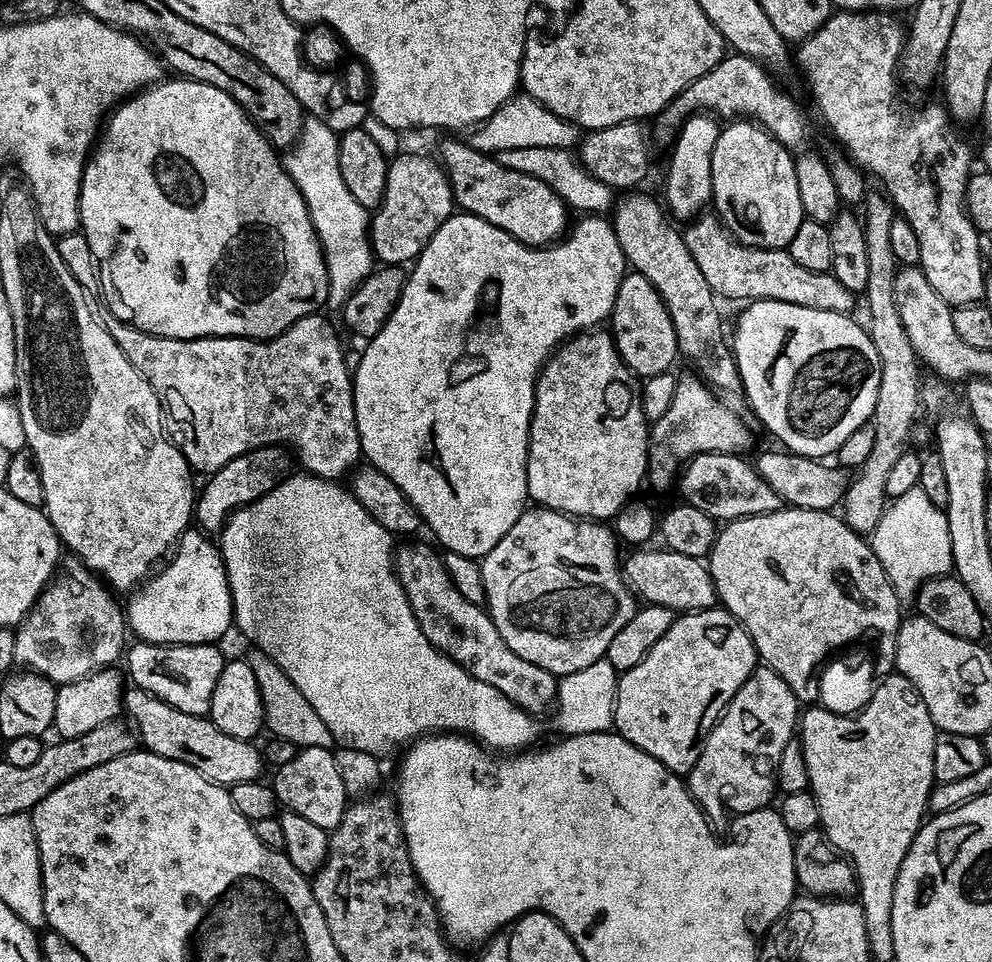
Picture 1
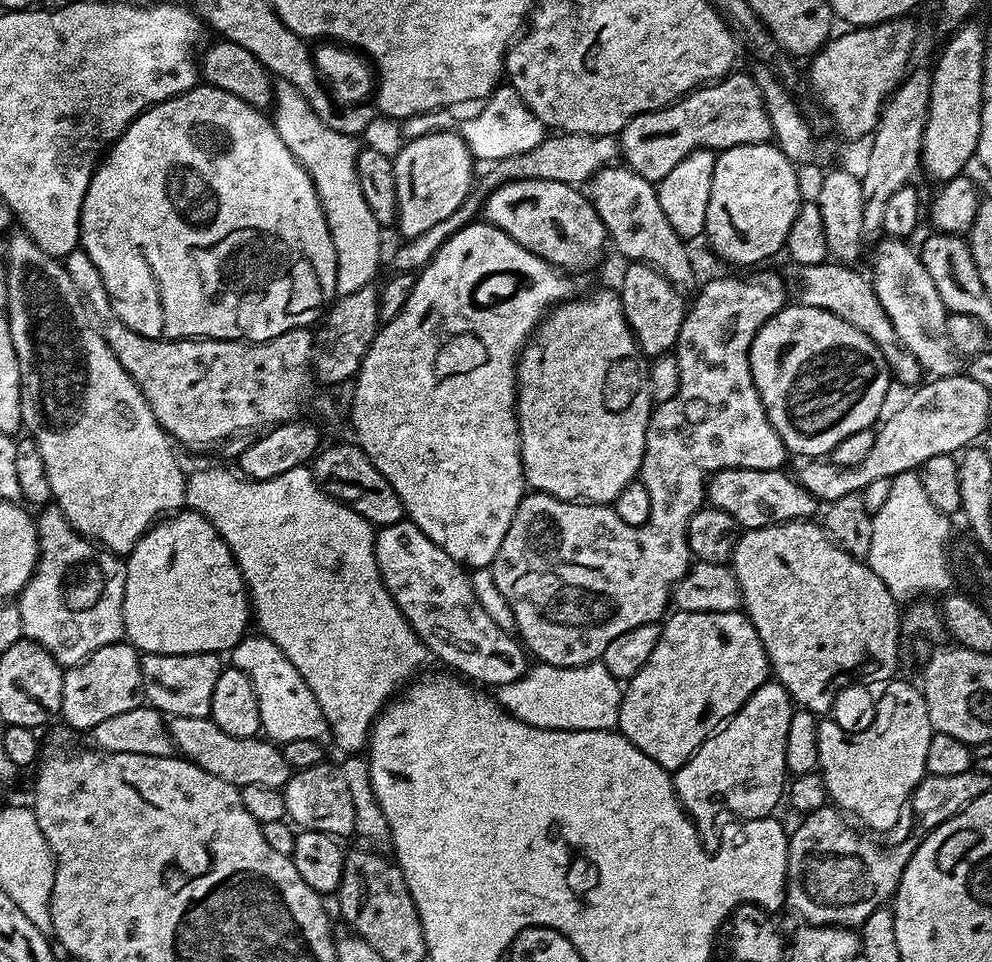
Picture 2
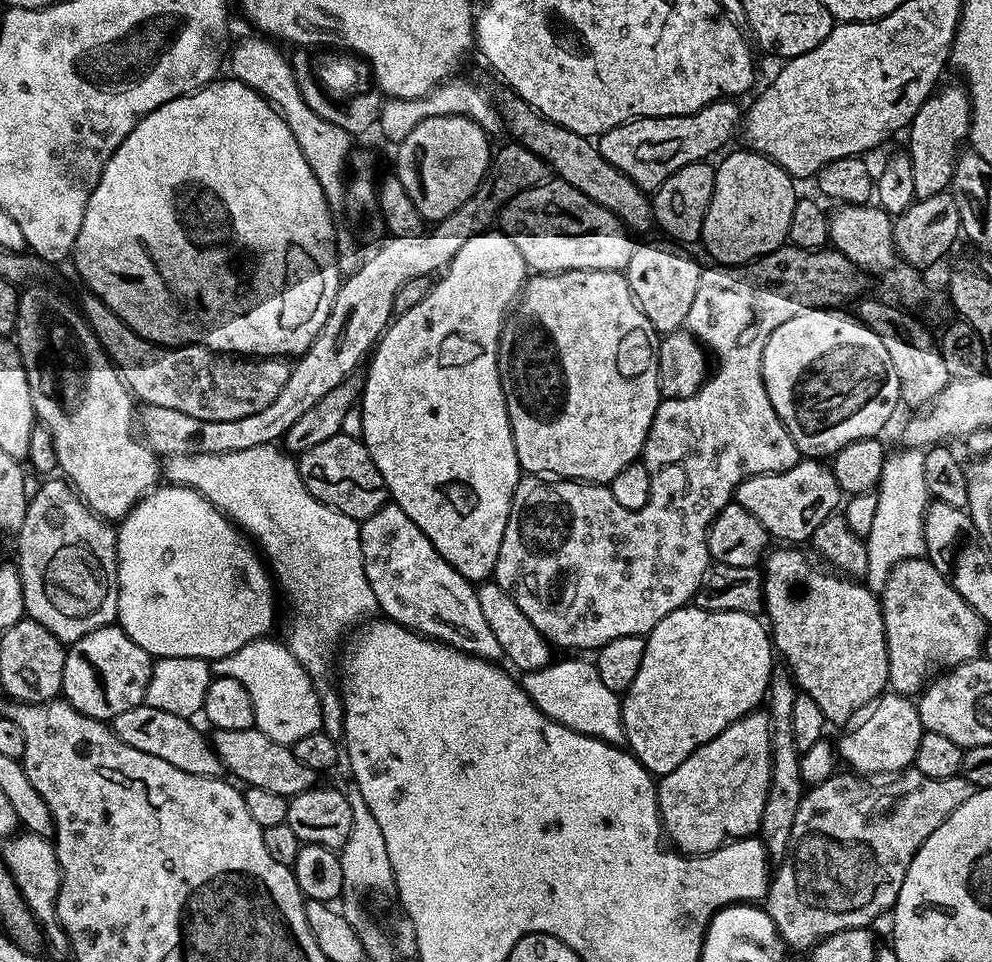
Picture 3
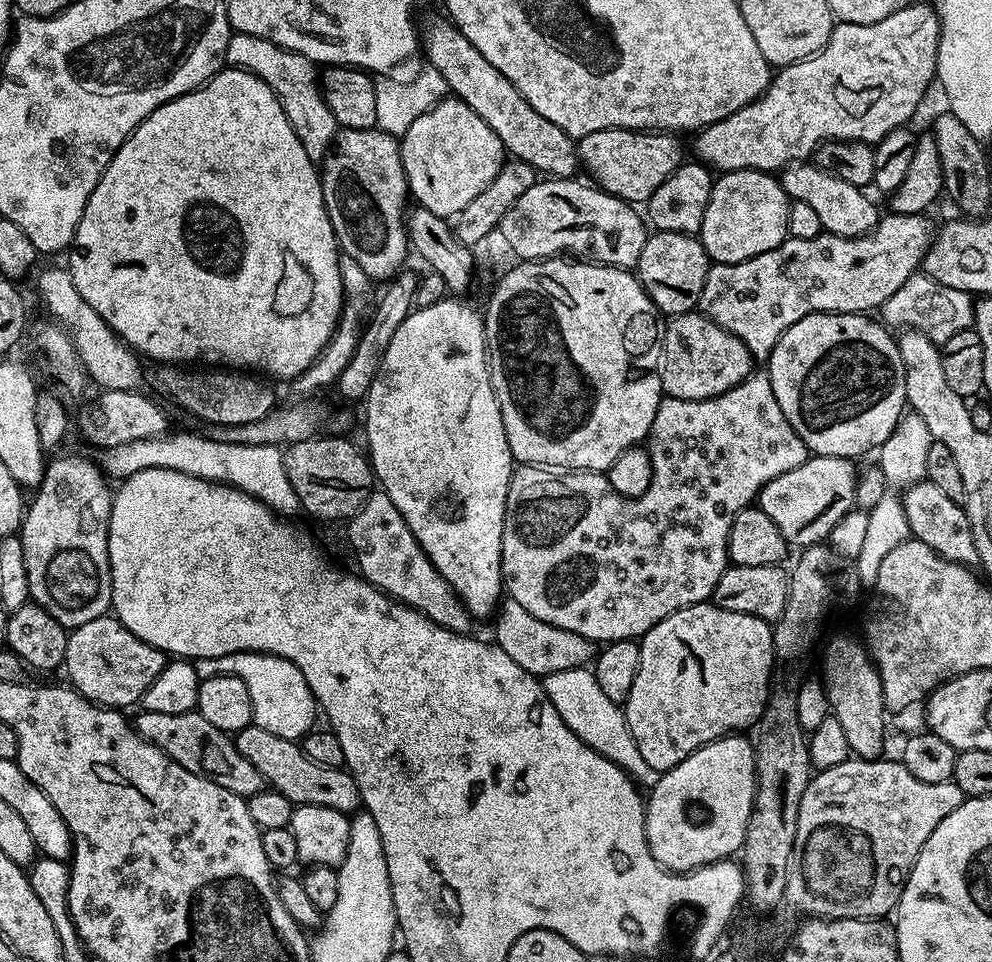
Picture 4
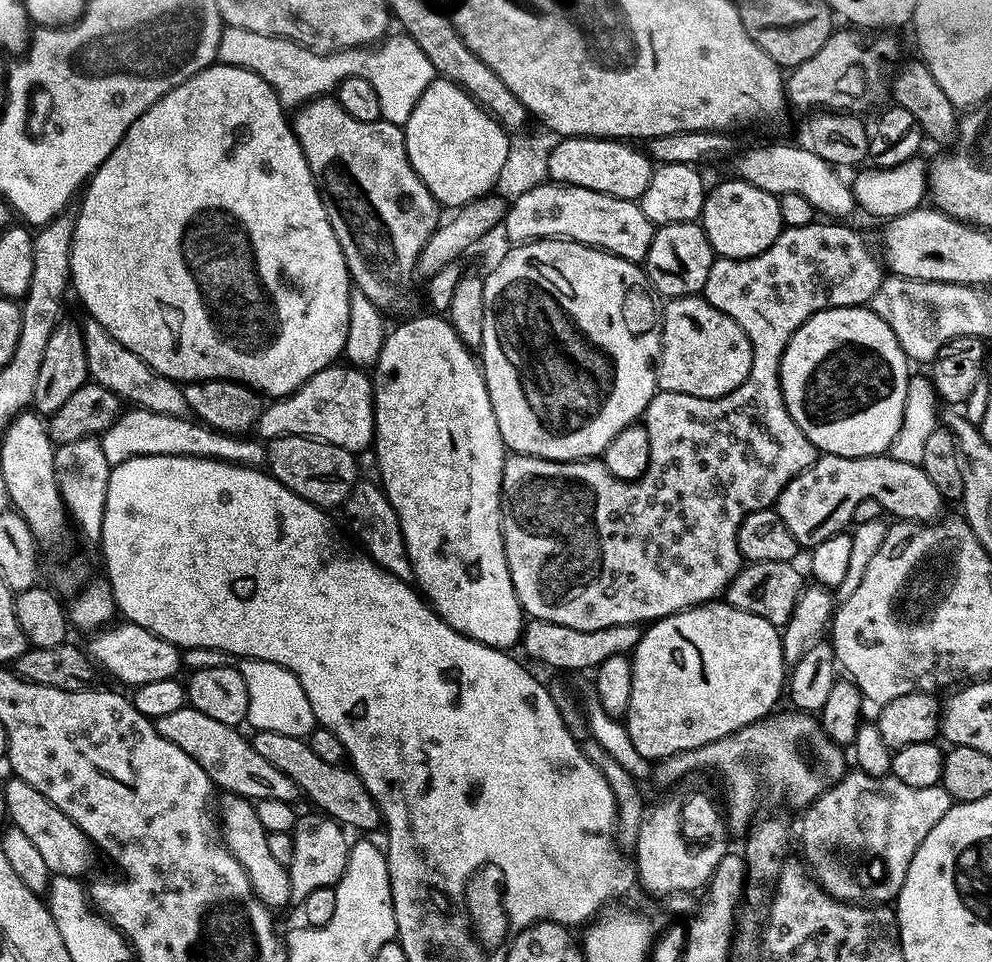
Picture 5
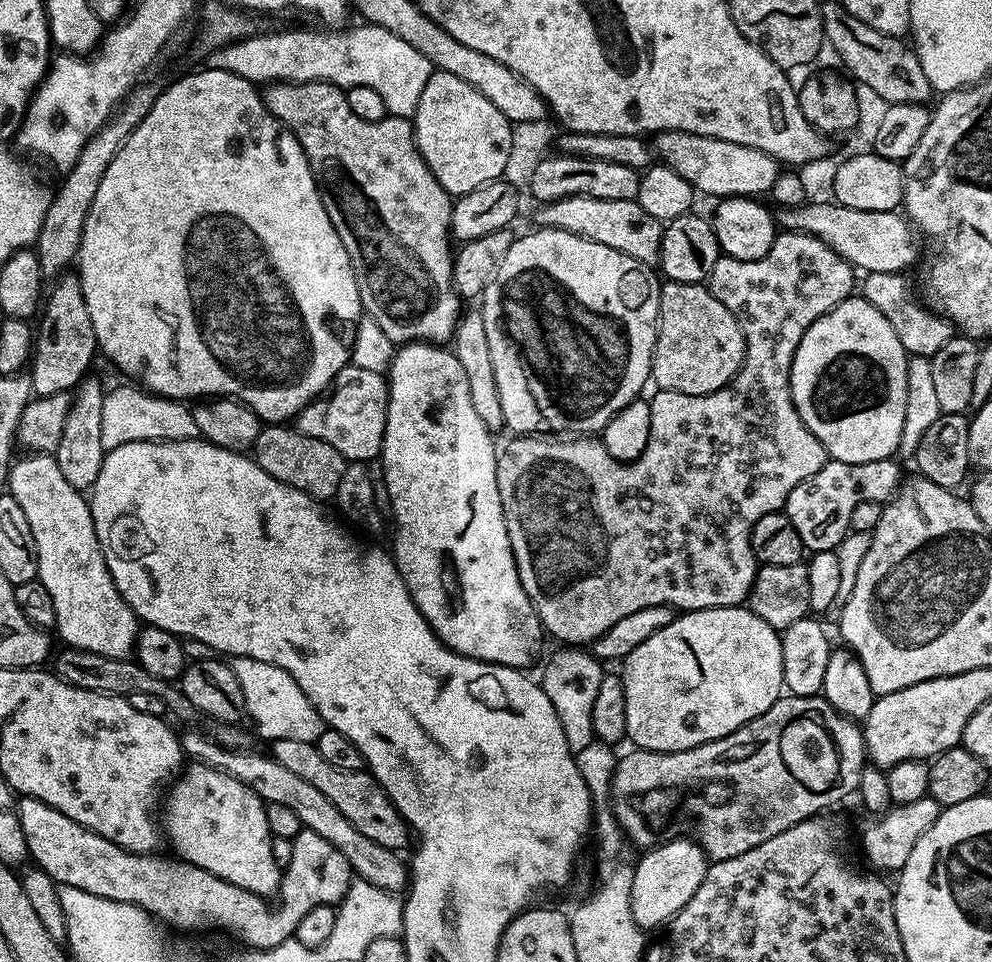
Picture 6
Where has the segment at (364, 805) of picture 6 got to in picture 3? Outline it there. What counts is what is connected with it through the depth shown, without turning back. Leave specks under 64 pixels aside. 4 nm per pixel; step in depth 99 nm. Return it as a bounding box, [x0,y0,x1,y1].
[210,726,317,798]

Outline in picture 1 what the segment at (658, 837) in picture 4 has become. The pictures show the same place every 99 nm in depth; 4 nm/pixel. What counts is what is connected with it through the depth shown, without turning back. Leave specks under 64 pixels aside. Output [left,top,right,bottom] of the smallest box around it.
[686,666,797,821]

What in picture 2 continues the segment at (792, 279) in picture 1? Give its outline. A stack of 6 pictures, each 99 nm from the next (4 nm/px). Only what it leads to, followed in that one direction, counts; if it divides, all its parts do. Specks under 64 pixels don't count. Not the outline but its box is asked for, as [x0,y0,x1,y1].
[799,262,922,386]

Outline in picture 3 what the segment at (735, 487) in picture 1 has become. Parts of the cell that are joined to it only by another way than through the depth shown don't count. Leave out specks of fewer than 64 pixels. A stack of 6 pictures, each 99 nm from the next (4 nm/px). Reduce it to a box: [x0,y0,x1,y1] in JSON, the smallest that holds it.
[734,458,842,542]

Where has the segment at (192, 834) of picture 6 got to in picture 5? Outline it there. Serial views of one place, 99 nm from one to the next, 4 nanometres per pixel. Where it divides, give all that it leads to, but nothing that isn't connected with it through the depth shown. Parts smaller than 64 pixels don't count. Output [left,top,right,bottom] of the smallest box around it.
[218,794,293,910]

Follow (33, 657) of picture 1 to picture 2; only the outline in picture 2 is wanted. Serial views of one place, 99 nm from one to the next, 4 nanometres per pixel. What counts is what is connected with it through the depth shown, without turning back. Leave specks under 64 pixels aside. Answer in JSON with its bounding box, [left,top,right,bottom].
[18,506,126,666]

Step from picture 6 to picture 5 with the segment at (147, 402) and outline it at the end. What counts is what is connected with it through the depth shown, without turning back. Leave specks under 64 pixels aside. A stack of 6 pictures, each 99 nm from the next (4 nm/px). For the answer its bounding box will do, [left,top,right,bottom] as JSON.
[99,406,266,465]

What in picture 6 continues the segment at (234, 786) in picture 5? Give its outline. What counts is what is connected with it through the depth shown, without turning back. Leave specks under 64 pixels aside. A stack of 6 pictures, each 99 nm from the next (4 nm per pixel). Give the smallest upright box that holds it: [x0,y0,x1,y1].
[180,732,410,894]

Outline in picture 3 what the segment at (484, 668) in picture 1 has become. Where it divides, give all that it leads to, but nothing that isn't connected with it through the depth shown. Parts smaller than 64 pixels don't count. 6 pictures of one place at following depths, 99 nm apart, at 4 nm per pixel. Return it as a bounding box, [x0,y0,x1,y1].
[360,503,503,662]

